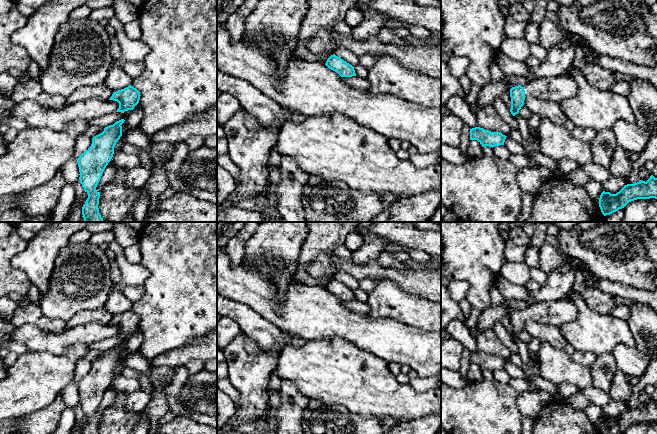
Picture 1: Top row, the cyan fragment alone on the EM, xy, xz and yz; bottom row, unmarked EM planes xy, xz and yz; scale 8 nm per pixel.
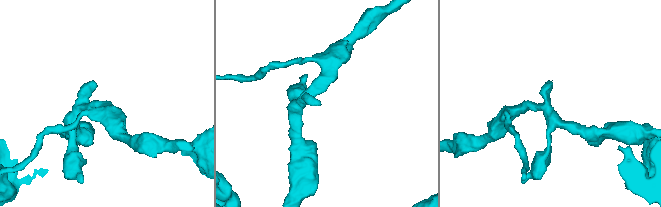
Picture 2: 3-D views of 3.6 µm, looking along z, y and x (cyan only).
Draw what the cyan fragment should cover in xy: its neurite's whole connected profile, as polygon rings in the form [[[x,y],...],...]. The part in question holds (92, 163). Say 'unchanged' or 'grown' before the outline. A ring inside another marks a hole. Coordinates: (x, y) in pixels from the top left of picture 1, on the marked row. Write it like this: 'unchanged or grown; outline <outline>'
unchanged; outline [[[124,119],[104,128],[104,131],[92,138],[91,146],[77,159],[80,183],[88,198],[82,207],[84,222],[103,222],[99,213],[100,193],[96,187],[101,176],[111,161],[114,147],[122,136],[122,124]]]

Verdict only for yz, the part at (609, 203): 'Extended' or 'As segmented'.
As segmented

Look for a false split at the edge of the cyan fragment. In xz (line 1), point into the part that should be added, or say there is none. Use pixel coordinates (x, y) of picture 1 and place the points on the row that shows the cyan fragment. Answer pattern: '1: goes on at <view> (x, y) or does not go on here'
1: does not go on here

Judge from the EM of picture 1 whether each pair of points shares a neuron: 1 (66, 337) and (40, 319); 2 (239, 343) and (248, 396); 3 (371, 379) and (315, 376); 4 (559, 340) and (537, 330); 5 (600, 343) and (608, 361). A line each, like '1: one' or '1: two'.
1: two
2: one
3: one
4: one
5: two

